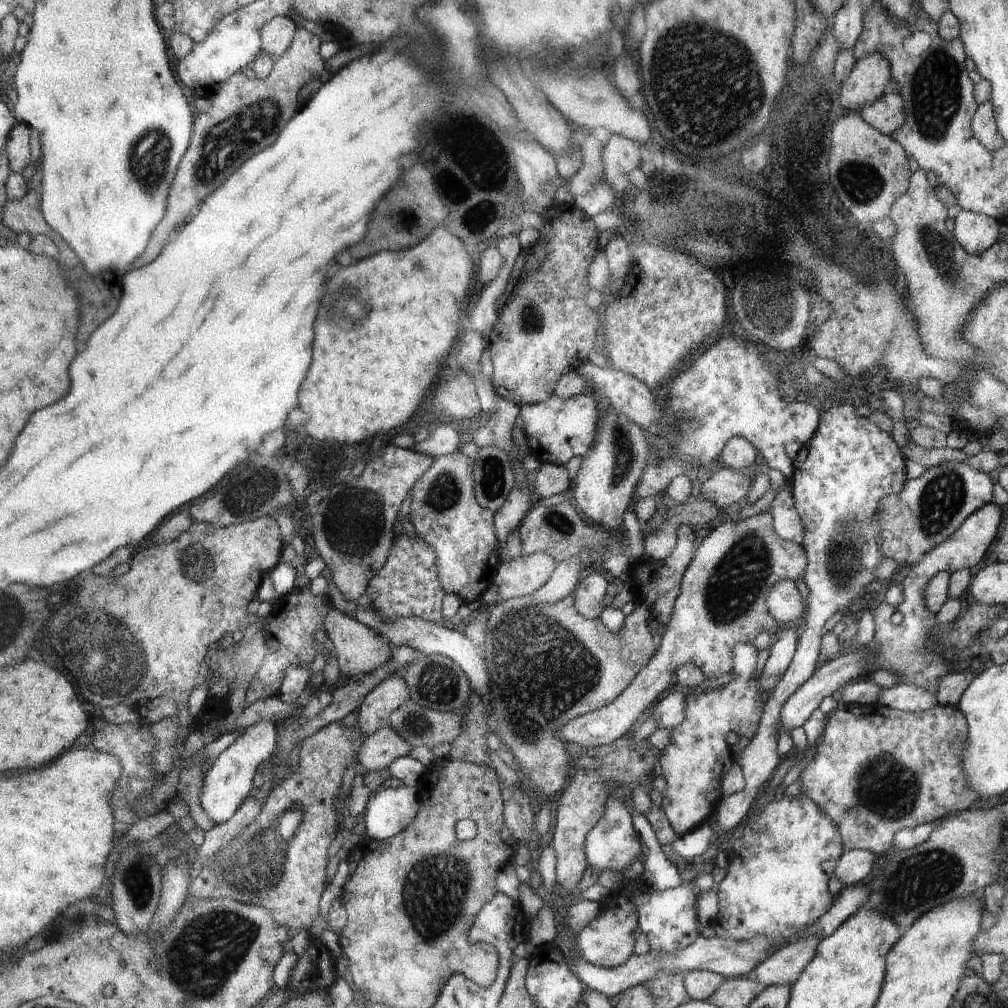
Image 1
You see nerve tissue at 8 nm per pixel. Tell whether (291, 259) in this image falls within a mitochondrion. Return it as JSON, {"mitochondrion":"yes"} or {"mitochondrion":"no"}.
{"mitochondrion":"no"}

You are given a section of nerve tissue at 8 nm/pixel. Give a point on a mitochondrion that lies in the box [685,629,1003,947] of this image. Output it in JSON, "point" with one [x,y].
{"point":[916,881]}

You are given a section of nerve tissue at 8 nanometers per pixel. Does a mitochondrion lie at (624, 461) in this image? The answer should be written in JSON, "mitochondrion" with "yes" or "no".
{"mitochondrion":"yes"}

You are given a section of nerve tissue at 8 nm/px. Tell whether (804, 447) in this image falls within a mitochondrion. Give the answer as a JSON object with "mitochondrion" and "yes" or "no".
{"mitochondrion":"no"}

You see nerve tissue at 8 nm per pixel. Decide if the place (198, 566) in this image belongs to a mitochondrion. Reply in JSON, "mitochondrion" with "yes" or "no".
{"mitochondrion":"yes"}

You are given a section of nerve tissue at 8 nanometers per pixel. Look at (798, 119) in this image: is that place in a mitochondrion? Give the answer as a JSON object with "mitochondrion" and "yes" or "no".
{"mitochondrion":"no"}

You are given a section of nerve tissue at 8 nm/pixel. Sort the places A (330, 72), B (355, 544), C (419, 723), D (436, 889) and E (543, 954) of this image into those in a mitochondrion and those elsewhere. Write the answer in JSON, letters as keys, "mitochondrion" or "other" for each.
{"A":"other","B":"mitochondrion","C":"mitochondrion","D":"mitochondrion","E":"other"}

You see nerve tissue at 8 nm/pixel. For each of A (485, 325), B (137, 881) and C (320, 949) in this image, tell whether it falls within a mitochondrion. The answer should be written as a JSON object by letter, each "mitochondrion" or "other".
{"A":"other","B":"mitochondrion","C":"other"}

